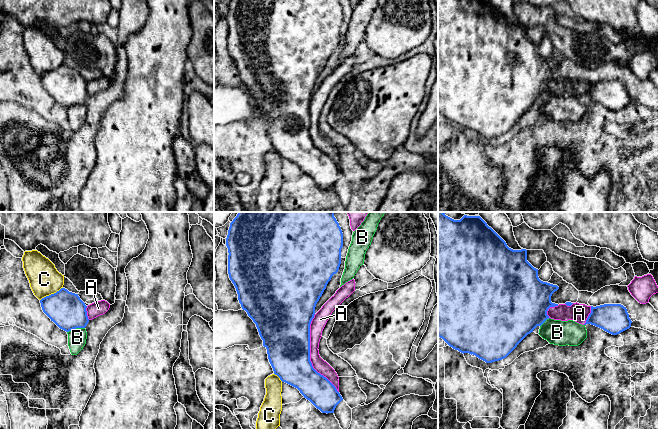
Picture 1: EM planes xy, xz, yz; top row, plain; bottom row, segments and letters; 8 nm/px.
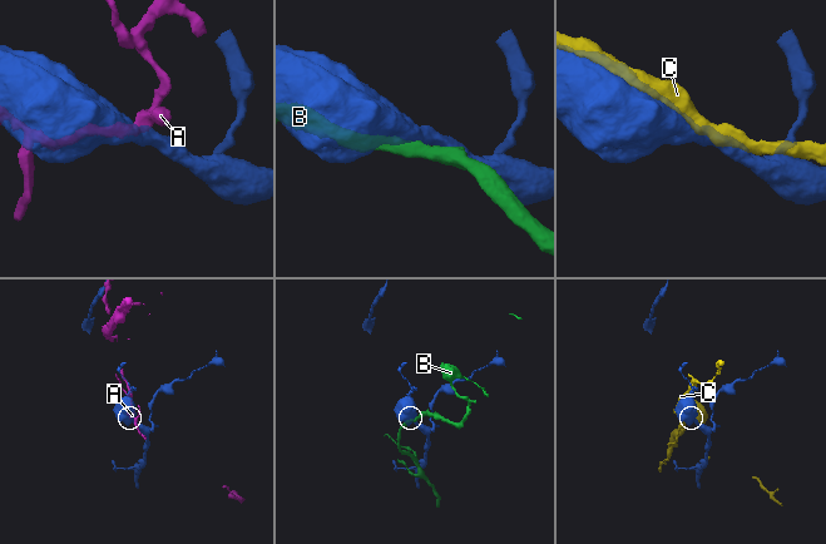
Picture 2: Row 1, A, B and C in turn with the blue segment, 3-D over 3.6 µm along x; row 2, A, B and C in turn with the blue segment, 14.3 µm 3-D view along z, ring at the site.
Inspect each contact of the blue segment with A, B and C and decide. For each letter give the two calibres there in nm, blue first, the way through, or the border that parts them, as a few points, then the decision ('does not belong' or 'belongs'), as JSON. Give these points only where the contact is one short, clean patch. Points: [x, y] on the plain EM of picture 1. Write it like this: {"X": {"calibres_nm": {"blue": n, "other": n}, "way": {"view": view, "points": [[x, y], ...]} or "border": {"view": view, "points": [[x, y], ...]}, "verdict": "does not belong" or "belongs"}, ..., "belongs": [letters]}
{"A": {"calibres_nm": {"blue": 380, "other": 120}, "verdict": "does not belong"}, "B": {"calibres_nm": {"blue": 280, "other": 150}, "verdict": "does not belong"}, "C": {"calibres_nm": {"blue": 280, "other": 240}, "verdict": "does not belong"}, "belongs": []}

